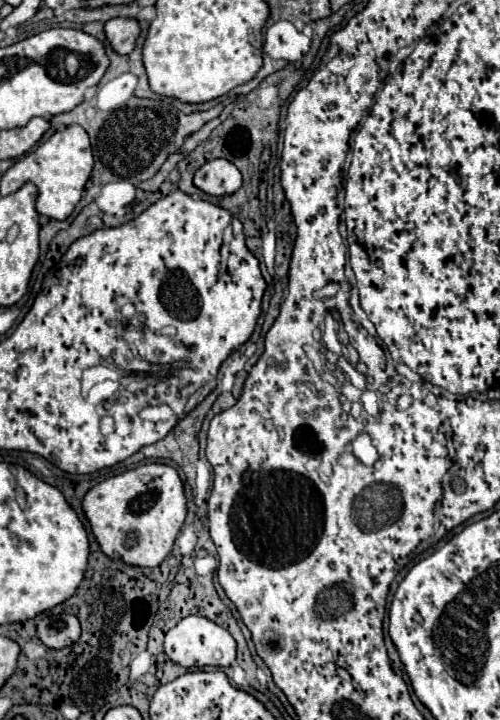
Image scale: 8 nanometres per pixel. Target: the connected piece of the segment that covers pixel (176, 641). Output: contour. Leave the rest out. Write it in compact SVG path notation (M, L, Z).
M189 615L165 633L165 651L167 651L169 659L187 669L205 667L205 665L229 667L235 661L235 649L237 649L237 643L235 643L233 635L225 627L213 623L211 619L207 619L203 615Z

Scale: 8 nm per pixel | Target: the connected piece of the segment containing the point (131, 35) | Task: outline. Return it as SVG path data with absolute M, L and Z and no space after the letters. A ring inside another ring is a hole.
M117 17L117 19L111 19L105 23L105 33L107 33L107 39L111 41L111 45L115 47L115 51L121 55L127 55L135 49L135 41L141 33L141 27L139 27L137 19Z

